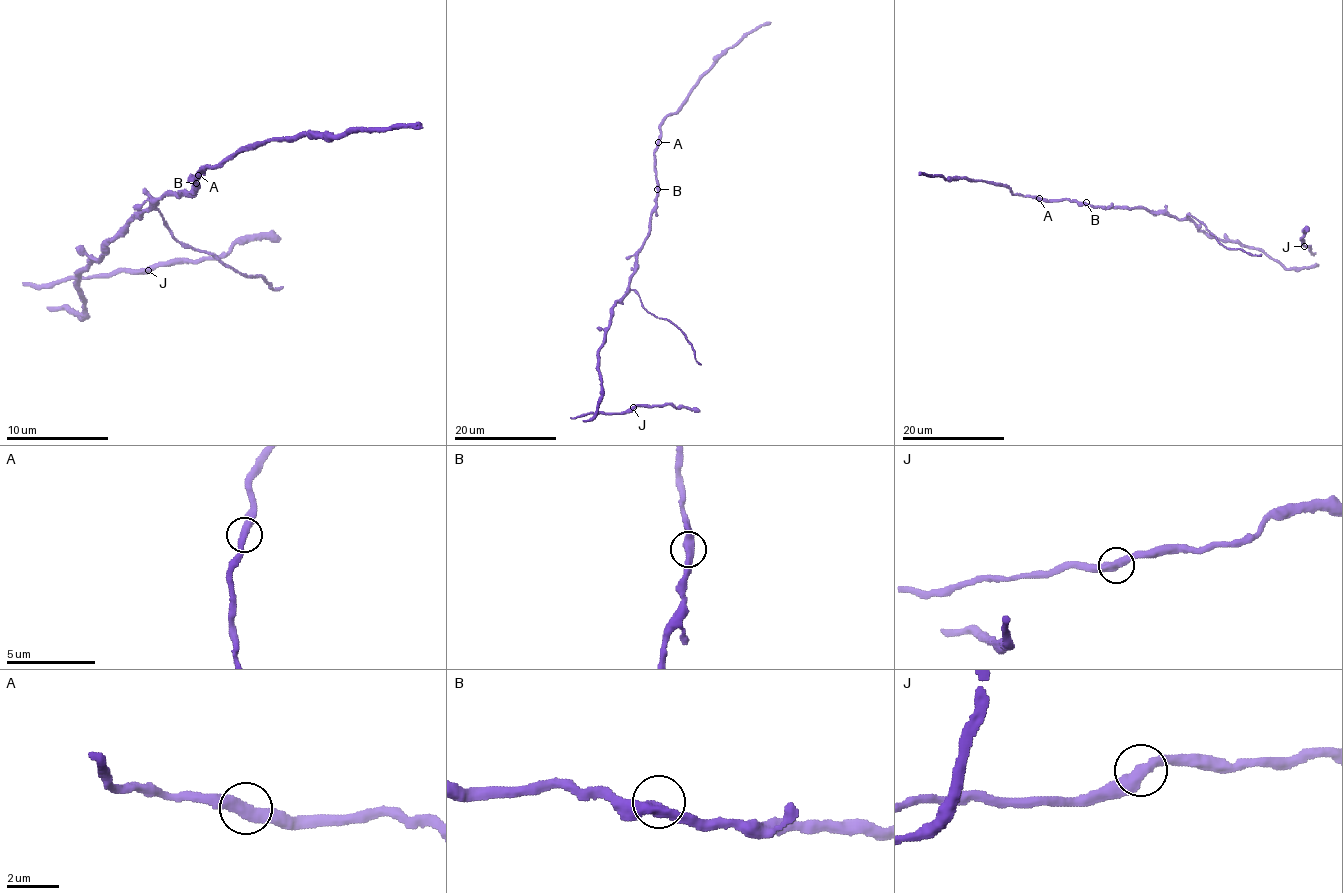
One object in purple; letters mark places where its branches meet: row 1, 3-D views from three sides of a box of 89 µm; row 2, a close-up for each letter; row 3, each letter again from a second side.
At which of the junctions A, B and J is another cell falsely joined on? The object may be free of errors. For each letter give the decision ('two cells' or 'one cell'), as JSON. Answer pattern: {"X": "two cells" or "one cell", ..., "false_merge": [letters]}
{"A": "two cells", "B": "one cell", "J": "one cell", "false_merge": ["A"]}

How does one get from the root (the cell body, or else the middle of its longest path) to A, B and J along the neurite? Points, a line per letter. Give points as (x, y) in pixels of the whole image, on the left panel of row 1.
A: (145, 209), (163, 196), (191, 193), (196, 188), (191, 178), (199, 175)
B: (145, 209), (163, 196), (191, 193), (196, 183)
J: (145, 209), (78, 275), (83, 314), (47, 306), (47, 288), (68, 278), (109, 278), (122, 270), (148, 270)

